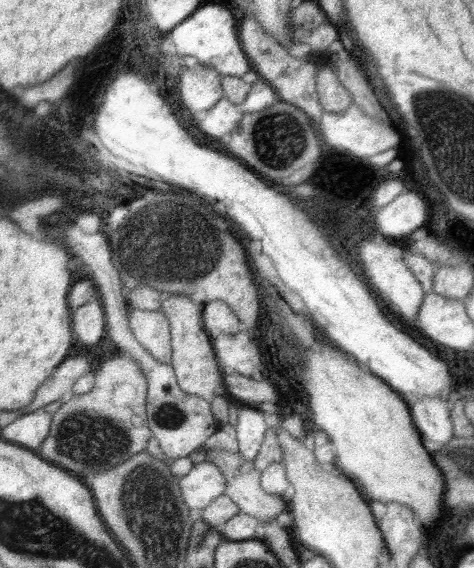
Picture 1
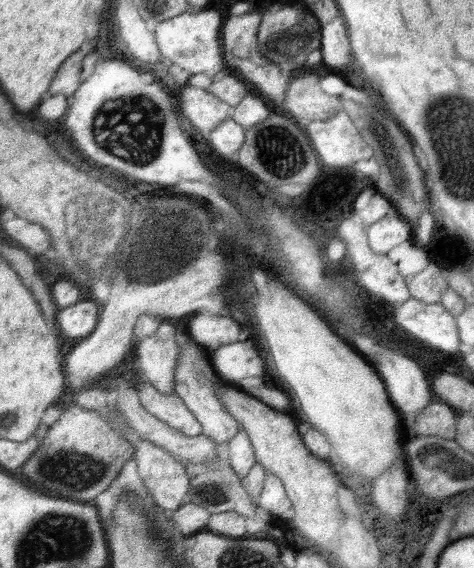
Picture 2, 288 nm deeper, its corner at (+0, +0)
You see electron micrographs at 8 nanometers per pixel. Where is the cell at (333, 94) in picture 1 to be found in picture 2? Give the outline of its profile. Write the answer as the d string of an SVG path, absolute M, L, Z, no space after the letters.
M295 76L287 88L285 100L281 102L283 110L289 108L291 114L307 120L329 120L343 112L343 102L337 96L327 96L319 88L319 76Z

